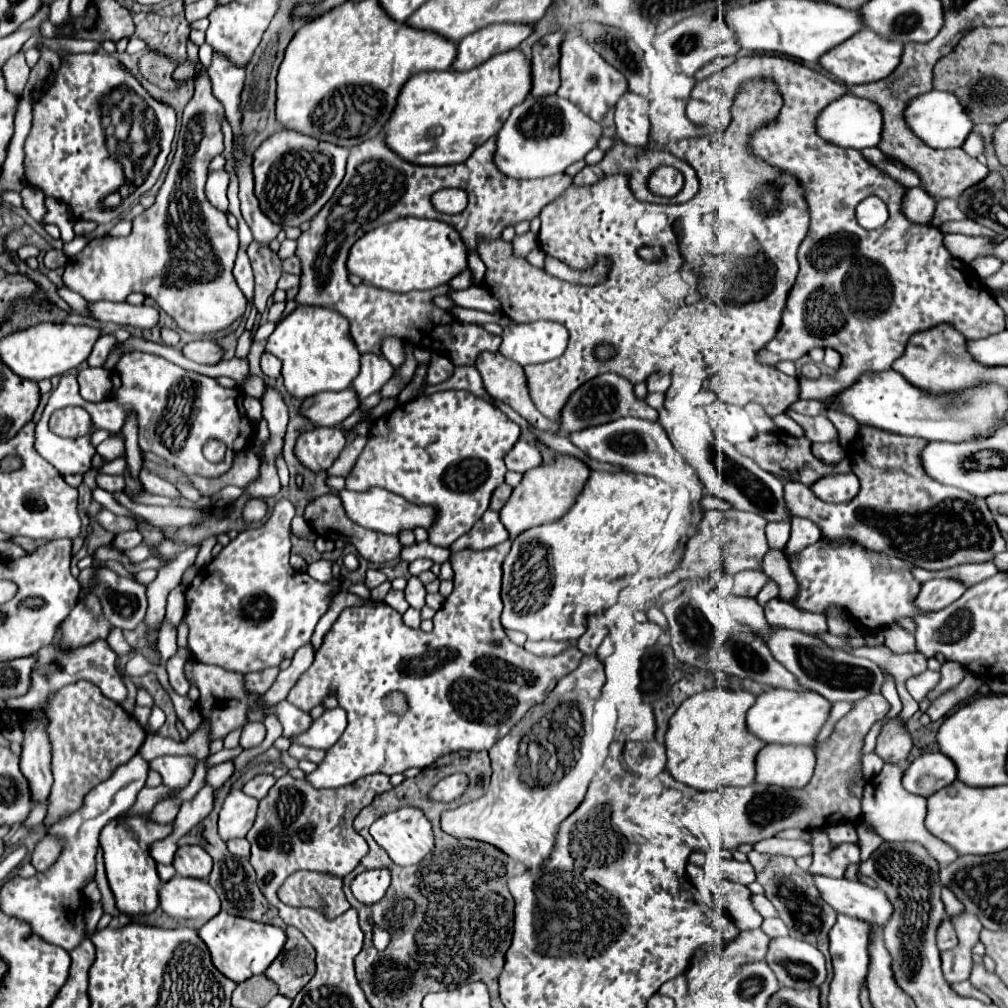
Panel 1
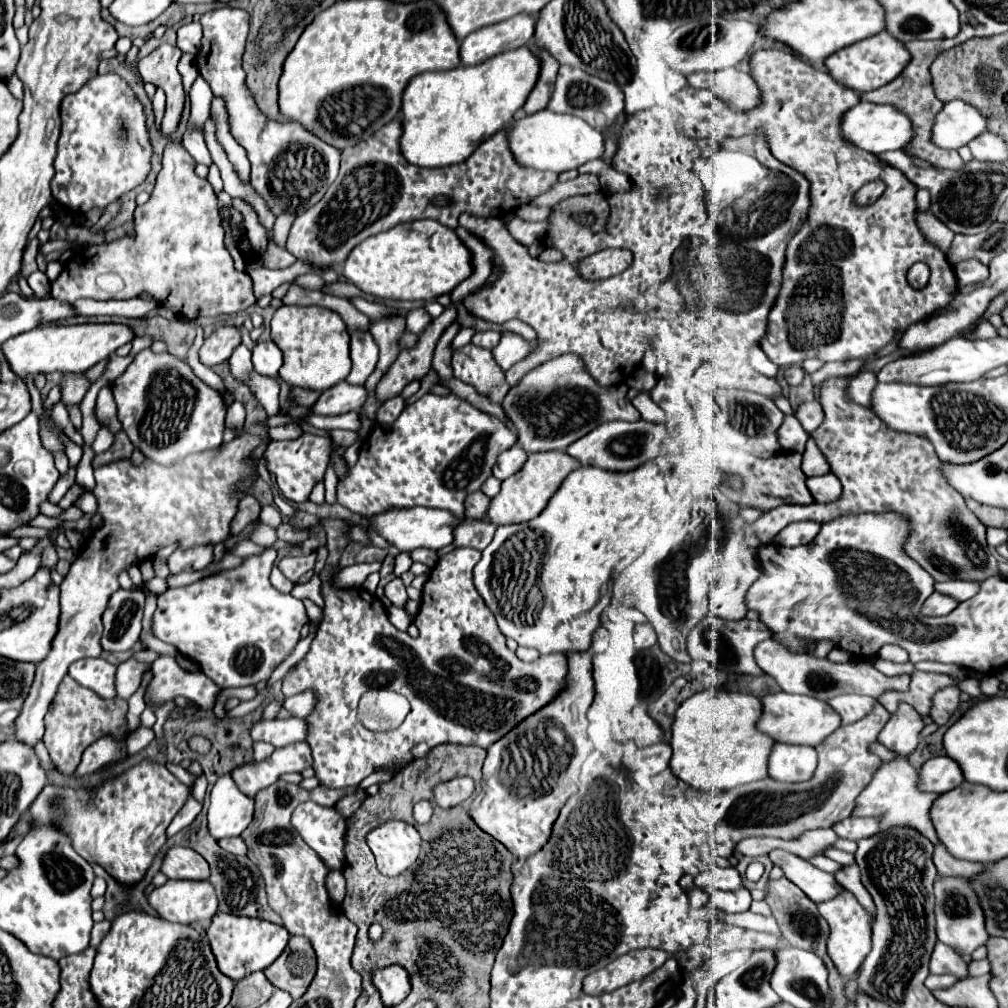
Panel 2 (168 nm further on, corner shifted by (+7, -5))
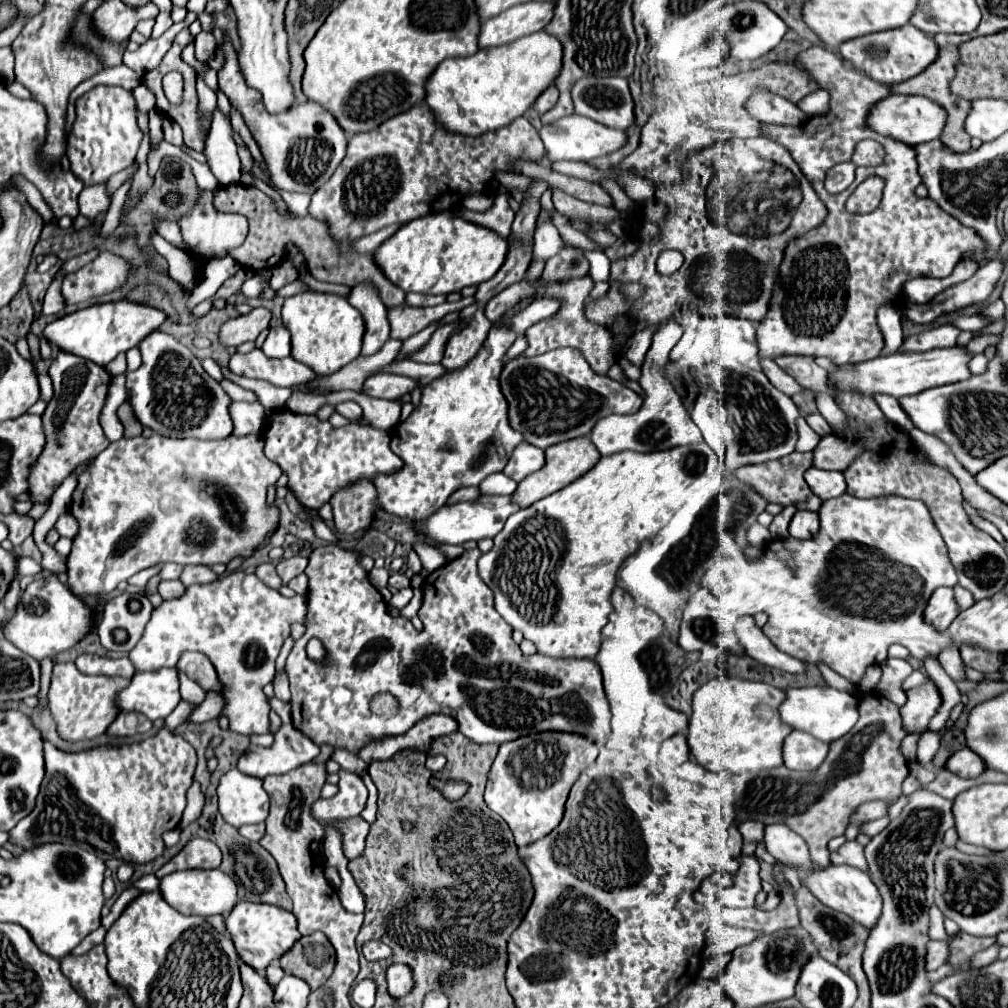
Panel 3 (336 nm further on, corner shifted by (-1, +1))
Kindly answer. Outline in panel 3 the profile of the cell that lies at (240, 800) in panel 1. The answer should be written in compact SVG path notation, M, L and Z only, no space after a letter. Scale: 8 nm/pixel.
M237 768L229 770L217 788L219 812L225 822L239 828L243 824L265 822L269 814L269 794L263 790L263 780L247 776Z

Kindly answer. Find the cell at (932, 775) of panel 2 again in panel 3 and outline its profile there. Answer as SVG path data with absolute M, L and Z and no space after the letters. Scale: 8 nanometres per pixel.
M963 748L959 752L955 752L949 762L947 762L947 770L951 770L953 774L961 776L961 778L977 778L985 772L985 762L981 756L977 756L973 750Z

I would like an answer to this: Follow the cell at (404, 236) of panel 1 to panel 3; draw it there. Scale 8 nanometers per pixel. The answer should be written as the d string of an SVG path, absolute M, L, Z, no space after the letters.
M439 212L401 226L375 250L375 260L385 276L405 292L451 294L493 278L505 262L507 248L507 238L497 232L471 224L453 212Z

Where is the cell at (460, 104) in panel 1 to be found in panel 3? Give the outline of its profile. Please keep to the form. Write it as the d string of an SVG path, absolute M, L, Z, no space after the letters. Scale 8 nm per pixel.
M545 30L509 44L481 48L475 56L447 58L429 78L425 102L433 108L437 120L451 132L479 136L523 116L539 94L555 84L561 58L561 42Z

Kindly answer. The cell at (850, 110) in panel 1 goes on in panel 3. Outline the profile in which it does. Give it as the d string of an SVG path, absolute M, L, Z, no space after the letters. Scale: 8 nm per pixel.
M891 94L883 102L875 104L869 114L869 126L871 130L891 136L895 140L907 142L909 146L917 146L921 142L937 140L943 132L943 126L947 124L947 112L937 102L925 98L925 96L903 96L903 94Z

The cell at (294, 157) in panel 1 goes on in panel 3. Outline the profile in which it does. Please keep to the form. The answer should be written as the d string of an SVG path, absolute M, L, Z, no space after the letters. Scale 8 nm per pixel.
M227 38L223 48L225 48L225 64L217 72L219 88L227 94L231 104L235 104L237 110L243 114L245 124L249 126L255 142L259 144L259 150L265 156L273 182L281 190L313 194L319 186L323 186L323 182L327 182L327 178L331 178L335 168L345 158L347 138L343 128L337 124L335 116L327 108L311 100L295 104L291 110L277 116L267 114L263 106L259 106L259 94L243 86L243 80L239 78L239 66L235 66L235 48L227 42Z

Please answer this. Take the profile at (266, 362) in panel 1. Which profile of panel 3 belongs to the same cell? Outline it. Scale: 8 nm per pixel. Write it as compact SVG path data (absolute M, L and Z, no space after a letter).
M283 324L269 328L269 336L263 344L263 352L269 358L285 358L291 354L291 334Z

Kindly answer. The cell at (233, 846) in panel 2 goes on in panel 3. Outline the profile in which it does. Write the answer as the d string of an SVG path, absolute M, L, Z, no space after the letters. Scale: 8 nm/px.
M251 824L251 826L241 826L239 834L243 834L247 840L261 840L265 836L265 824Z

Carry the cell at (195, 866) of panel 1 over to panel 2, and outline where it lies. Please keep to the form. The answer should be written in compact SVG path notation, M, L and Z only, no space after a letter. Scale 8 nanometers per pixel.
M175 846L167 850L161 872L167 878L177 878L177 880L207 880L209 864L203 860L203 856L199 856L191 848Z

